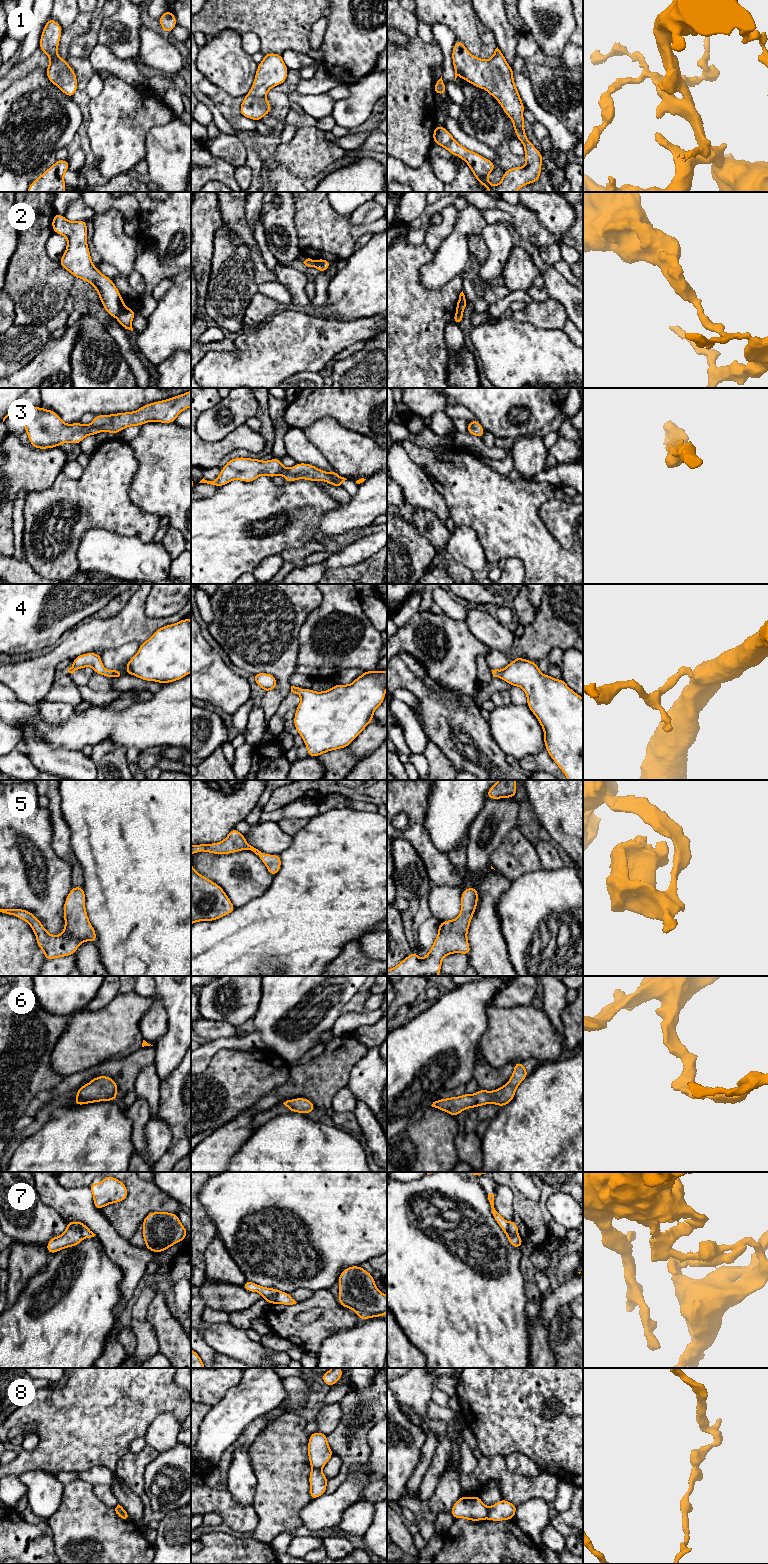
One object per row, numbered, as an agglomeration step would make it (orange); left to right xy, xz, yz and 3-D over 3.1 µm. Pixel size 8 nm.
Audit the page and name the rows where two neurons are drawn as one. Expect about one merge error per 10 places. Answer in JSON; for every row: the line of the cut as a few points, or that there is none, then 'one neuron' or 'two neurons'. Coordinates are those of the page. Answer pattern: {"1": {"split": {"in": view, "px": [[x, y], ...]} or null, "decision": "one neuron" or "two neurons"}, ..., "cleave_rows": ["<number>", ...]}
{"1": {"split": null, "decision": "one neuron"}, "2": {"split": {"in": "xy", "px": [[125, 307], [117, 317]]}, "decision": "two neurons"}, "3": {"split": null, "decision": "one neuron"}, "4": {"split": null, "decision": "one neuron"}, "5": {"split": null, "decision": "one neuron"}, "6": {"split": null, "decision": "one neuron"}, "7": {"split": {"in": "xy", "px": [[67, 1225], [78, 1227], [83, 1237]]}, "decision": "two neurons"}, "8": {"split": {"in": "yz", "px": [[487, 1508], [488, 1517]]}, "decision": "two neurons"}, "cleave_rows": ["2", "7", "8"]}

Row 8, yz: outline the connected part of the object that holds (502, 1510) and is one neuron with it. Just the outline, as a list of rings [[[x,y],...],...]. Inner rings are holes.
[[[504,1499],[499,1500],[488,1508],[488,1519],[491,1521],[503,1521],[515,1518],[517,1505]]]

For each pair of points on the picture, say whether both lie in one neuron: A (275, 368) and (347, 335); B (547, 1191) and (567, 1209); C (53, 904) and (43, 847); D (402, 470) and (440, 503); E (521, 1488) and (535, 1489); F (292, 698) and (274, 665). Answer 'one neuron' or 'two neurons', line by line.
A: one neuron
B: two neurons
C: one neuron
D: one neuron
E: one neuron
F: two neurons

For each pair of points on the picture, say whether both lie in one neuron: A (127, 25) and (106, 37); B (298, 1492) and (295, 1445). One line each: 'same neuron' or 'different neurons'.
A: same neuron
B: same neuron

